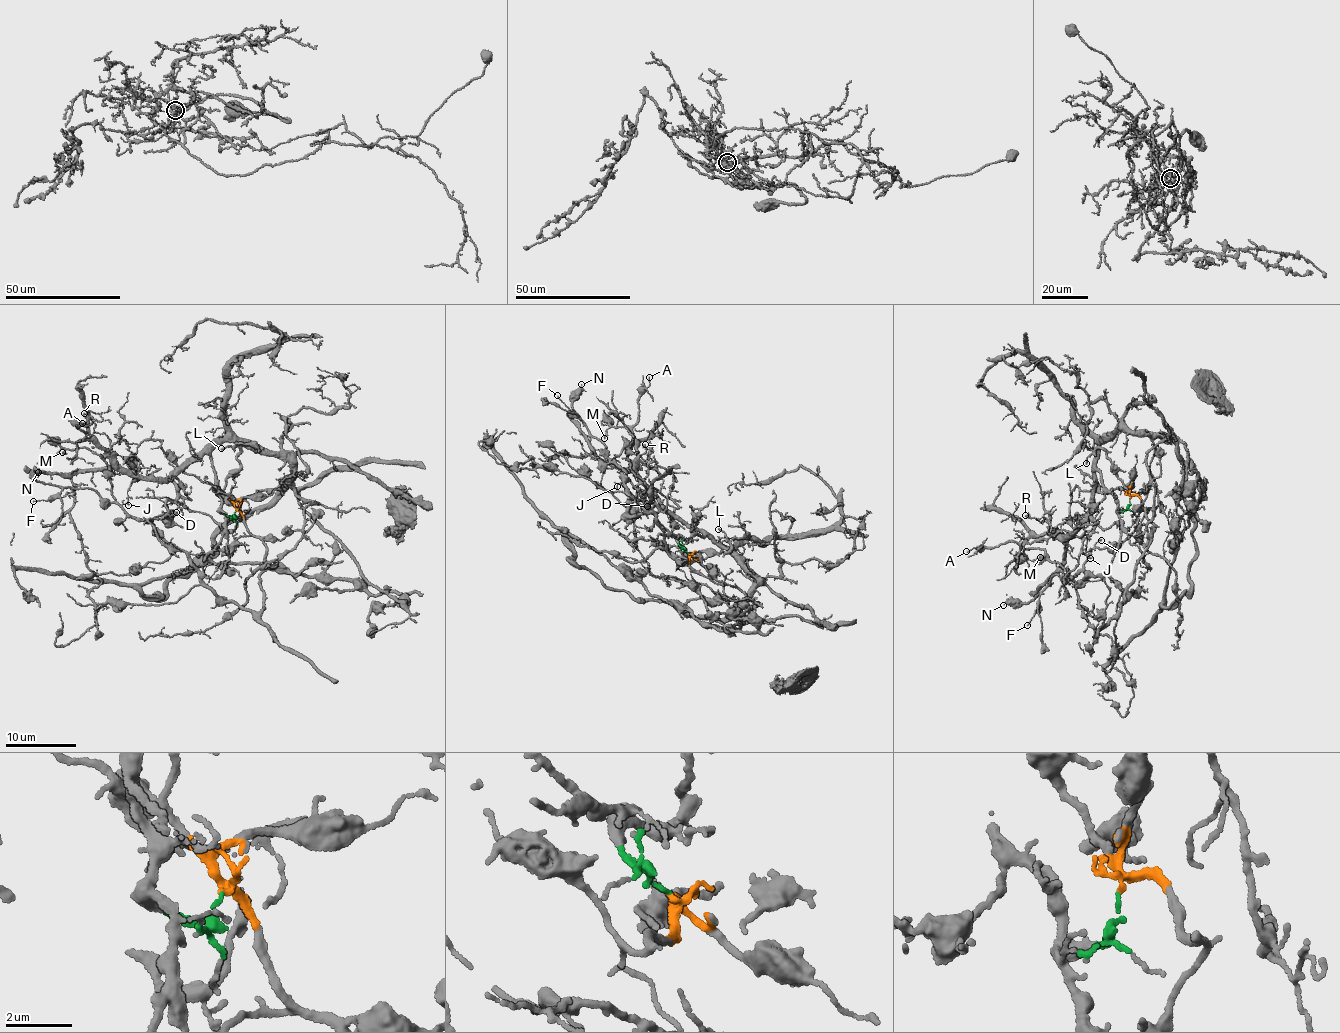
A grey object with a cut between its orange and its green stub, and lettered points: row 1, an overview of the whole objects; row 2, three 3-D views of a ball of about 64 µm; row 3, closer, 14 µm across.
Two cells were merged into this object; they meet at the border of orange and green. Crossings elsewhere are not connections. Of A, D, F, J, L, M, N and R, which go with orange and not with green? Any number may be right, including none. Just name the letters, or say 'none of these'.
D, F, L, M, N

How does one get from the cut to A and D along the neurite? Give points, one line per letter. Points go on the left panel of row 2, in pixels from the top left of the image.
A: (235, 510), (230, 515), (223, 513), (214, 466), (207, 455), (163, 478), (131, 472), (76, 427), (83, 423)
D: (235, 510), (265, 546), (258, 612), (220, 597), (163, 538), (153, 519), (176, 513)

